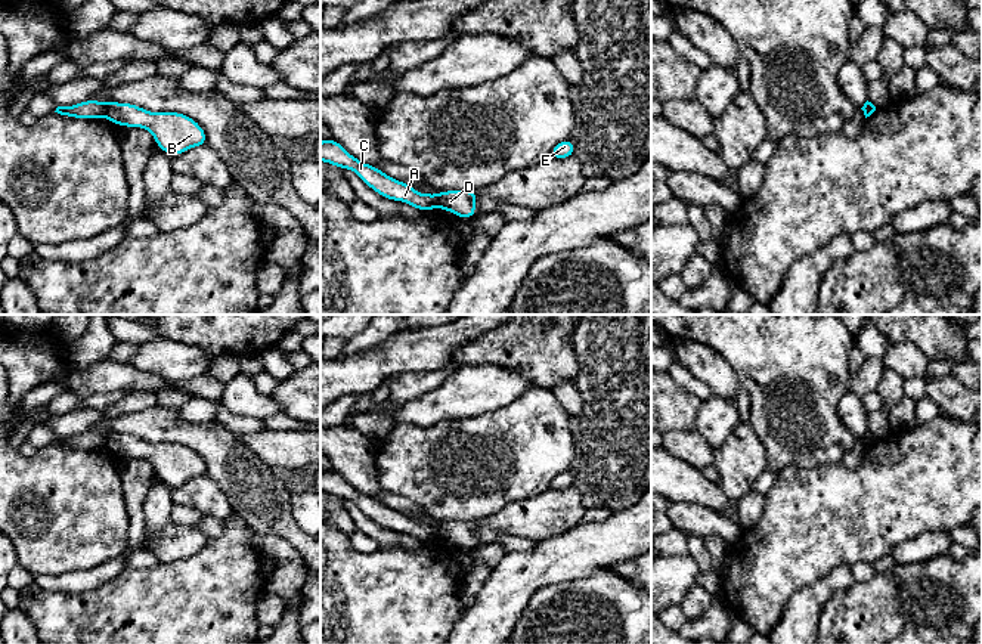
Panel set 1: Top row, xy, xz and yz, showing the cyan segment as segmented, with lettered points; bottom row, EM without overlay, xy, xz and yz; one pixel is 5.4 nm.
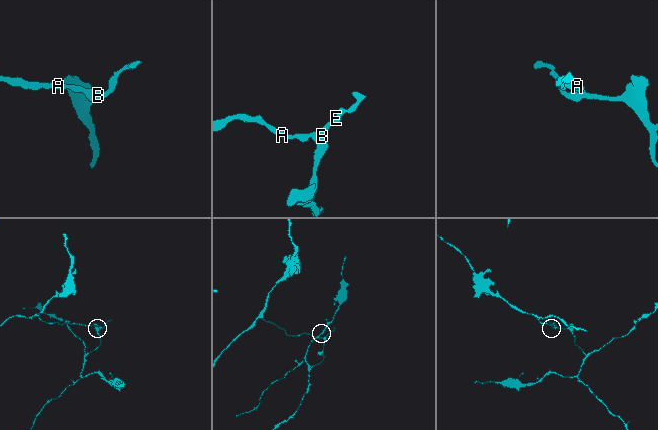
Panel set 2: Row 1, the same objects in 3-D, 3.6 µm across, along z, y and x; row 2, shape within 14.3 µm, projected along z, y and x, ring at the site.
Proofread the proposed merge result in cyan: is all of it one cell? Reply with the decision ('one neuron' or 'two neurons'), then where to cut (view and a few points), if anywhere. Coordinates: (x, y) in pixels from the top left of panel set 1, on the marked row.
two neurons | xy (108, 102), (102, 115)

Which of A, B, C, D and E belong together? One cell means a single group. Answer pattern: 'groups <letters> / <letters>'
groups A C / B D E

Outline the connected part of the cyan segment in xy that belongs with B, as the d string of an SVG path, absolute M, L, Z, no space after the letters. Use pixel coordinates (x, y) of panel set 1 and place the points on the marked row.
M108 102L103 117L117 126L149 130L155 145L170 157L207 143L201 126L180 112L149 112L137 105Z

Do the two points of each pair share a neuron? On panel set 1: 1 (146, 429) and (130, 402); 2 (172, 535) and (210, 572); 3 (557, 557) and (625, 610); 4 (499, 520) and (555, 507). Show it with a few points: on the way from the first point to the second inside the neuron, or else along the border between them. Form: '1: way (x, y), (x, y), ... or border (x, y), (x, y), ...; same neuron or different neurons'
1: border (154, 402), (145, 409), (115, 417), (107, 432); different neurons
2: border (208, 539), (195, 553), (160, 564); different neurons
3: border (612, 567), (594, 569), (581, 578), (550, 587); different neurons
4: way (513, 520), (542, 517); same neuron

